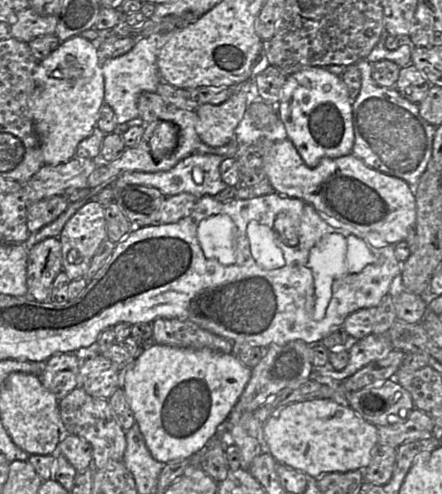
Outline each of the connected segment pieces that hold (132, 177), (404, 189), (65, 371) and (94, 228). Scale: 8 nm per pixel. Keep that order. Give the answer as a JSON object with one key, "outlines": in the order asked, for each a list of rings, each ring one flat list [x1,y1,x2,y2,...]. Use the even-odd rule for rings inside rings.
{"outlines":[[[202,142,197,144,196,153,193,153,179,161,168,171,158,172,126,172,117,180,126,184,145,185,157,188,165,197,180,193,191,193,198,199,204,195,214,196,226,189,228,185,223,182,219,172,221,161,227,157,236,157,237,146,223,145,211,147]],[[286,138,274,142,265,157,265,171,267,181,270,182,274,192,291,198,298,198,310,204,318,213,323,213,347,226,364,232,368,242,377,248,388,244,394,245,405,241,410,229,414,229,416,222,416,199,409,184,404,180,387,175,367,166,352,153,337,158,323,158,314,167,308,167,292,142]],[[75,353,54,355,46,361,40,382,60,401,78,387,80,365,81,359]],[[90,201,65,224,59,235,62,270,70,280,83,278,100,245,107,239,103,206]]]}

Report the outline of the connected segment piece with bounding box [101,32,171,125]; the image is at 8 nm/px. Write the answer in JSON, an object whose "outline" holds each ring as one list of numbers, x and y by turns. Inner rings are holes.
{"outline":[[171,32,155,33,137,40,127,53,109,59,103,59,101,69,104,79,104,103,109,105,115,114,116,125,139,117,137,100,142,92,156,92,160,81,157,57,162,46,171,37]]}

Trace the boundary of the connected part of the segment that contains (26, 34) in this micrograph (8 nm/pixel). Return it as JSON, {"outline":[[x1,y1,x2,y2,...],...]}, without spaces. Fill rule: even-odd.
{"outline":[[27,8,16,12,17,21,10,26,11,38,29,43,45,35,53,35,57,26,57,15,41,16,33,9]]}

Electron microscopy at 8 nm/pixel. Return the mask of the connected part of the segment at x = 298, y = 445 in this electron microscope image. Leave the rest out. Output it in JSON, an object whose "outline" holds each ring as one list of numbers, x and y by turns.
{"outline":[[332,399,290,403,273,412,262,431,269,453,278,463,315,478,329,472,366,468,378,444,377,426,361,418,347,403]]}

